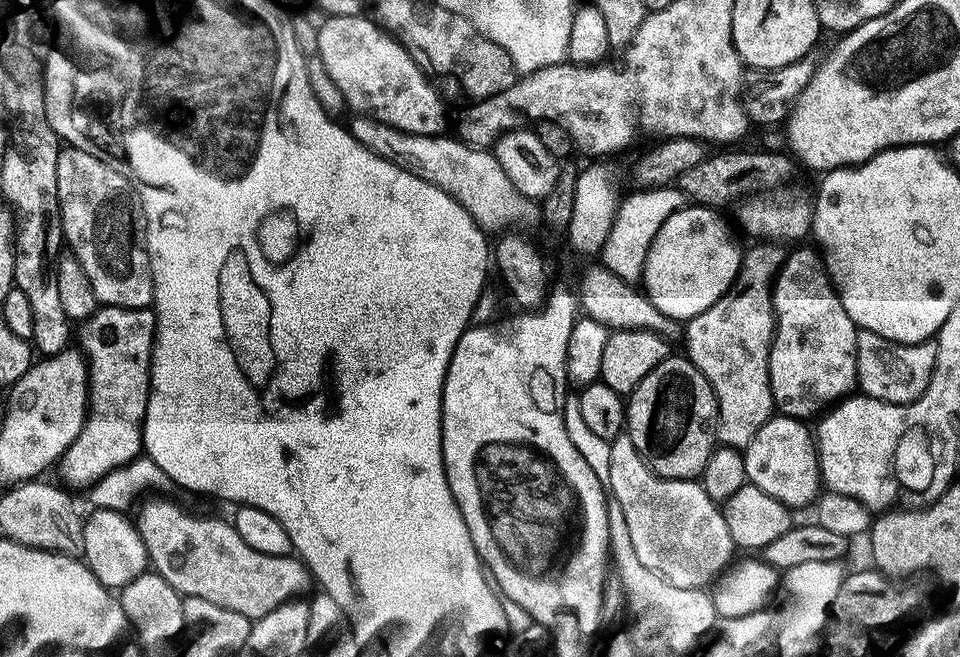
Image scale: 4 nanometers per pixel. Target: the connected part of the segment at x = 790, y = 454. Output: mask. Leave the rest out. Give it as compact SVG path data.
M777 415L743 449L745 477L751 487L770 494L789 510L815 505L822 492L820 463L811 433L803 428L799 419Z

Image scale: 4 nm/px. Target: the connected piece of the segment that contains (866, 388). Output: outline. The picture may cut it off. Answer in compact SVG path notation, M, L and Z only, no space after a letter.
M861 331L856 341L856 383L865 396L887 404L912 404L932 381L936 344L891 344L872 332Z

